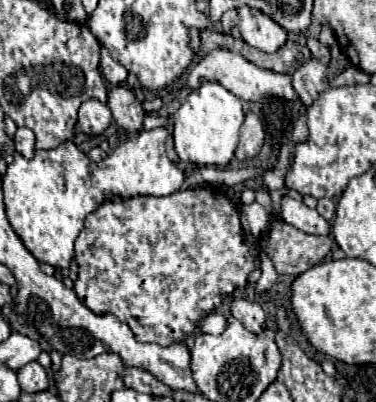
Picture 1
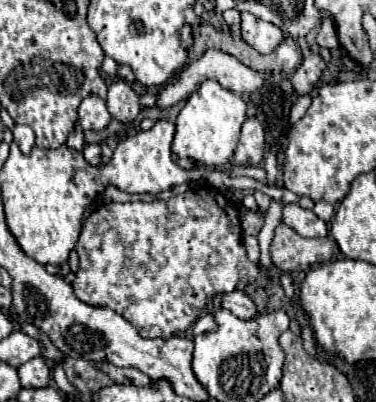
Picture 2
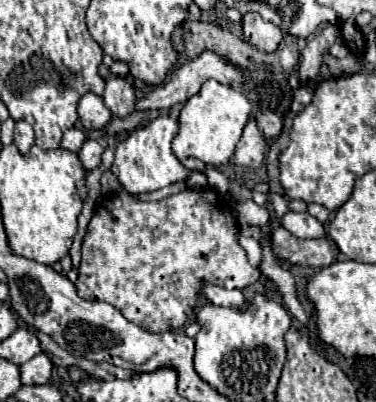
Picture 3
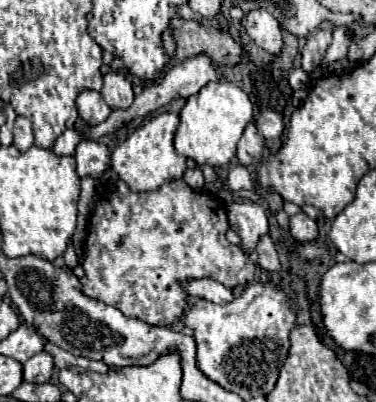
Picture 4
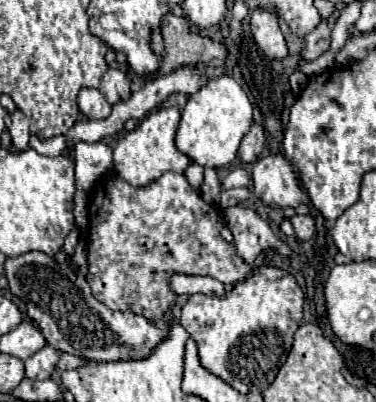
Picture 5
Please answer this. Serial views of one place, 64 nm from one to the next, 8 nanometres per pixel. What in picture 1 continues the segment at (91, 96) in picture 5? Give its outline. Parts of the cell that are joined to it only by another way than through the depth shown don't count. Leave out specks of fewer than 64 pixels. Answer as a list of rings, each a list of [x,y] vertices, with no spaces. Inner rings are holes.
[[[86,100],[78,110],[78,126],[84,134],[102,134],[112,122],[110,108],[98,100]]]

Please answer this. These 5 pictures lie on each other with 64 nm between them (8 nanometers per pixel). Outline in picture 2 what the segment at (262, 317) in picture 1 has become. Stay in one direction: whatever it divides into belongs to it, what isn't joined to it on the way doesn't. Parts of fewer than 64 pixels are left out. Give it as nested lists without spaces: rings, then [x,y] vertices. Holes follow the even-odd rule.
[[[230,292],[230,294],[220,294],[218,296],[222,306],[228,308],[234,316],[242,318],[242,320],[252,320],[258,316],[258,308],[256,304],[244,294],[244,292]]]

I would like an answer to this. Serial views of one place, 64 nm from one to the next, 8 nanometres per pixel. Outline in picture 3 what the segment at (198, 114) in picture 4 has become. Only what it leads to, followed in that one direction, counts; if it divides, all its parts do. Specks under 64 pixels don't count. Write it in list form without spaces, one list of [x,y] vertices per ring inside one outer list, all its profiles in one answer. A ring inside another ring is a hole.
[[[206,80],[198,94],[194,94],[182,108],[178,118],[178,134],[172,142],[172,152],[178,160],[194,156],[208,166],[222,166],[234,156],[236,142],[242,136],[244,124],[250,116],[248,98],[232,86],[224,86],[216,80]]]

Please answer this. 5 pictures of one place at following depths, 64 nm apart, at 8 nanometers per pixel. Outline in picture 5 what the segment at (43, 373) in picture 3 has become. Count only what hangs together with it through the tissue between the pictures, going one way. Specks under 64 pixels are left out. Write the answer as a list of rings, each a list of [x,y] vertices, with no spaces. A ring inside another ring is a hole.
[[[44,346],[38,350],[34,356],[30,356],[24,366],[26,366],[26,378],[30,380],[46,380],[54,372],[58,362],[58,352],[52,346]]]

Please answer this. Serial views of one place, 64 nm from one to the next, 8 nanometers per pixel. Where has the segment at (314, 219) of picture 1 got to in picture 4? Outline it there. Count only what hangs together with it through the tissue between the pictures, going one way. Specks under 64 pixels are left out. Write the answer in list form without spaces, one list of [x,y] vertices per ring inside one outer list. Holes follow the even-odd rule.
[[[304,212],[290,216],[288,220],[288,230],[292,234],[292,238],[296,238],[298,242],[310,242],[318,236],[318,224],[316,220],[308,218]]]

